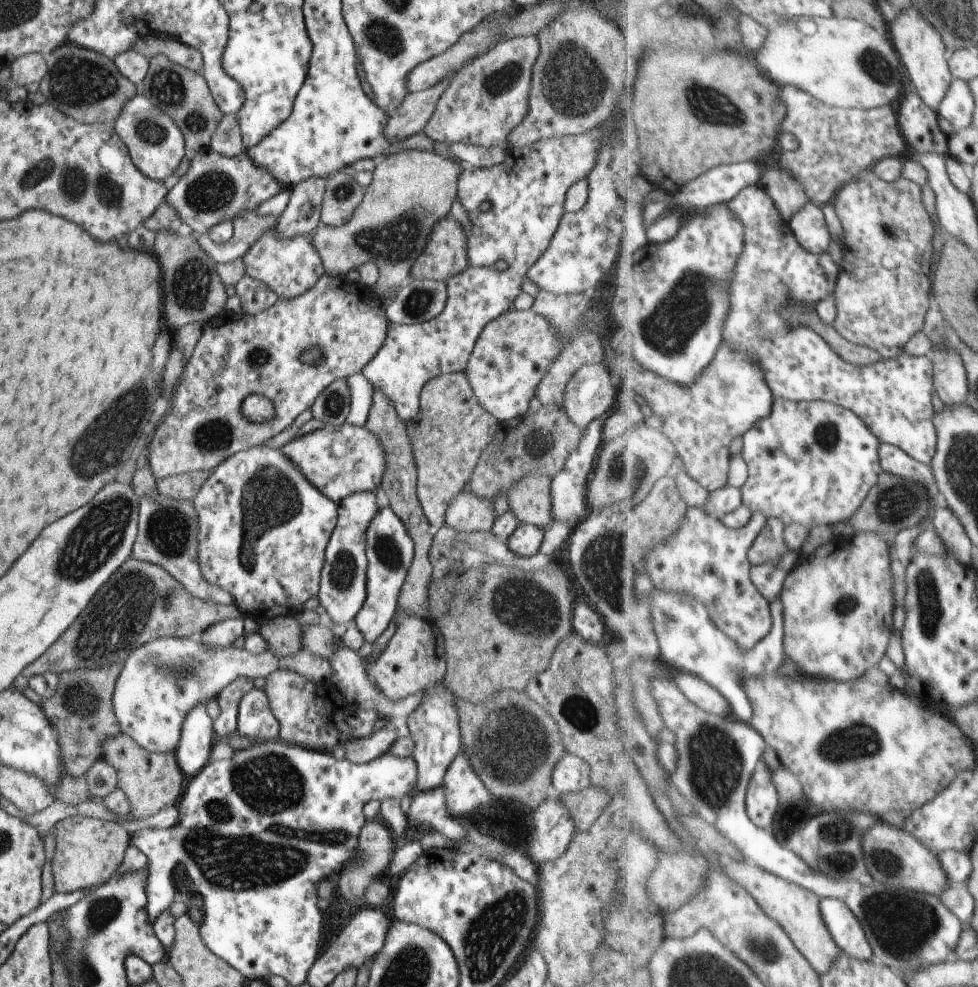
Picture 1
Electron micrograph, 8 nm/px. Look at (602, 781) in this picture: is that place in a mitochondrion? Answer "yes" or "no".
no

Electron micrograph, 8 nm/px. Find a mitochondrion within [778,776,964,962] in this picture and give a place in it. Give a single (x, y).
(905, 924)

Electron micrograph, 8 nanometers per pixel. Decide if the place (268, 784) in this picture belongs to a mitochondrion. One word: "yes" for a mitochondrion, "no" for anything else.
yes

